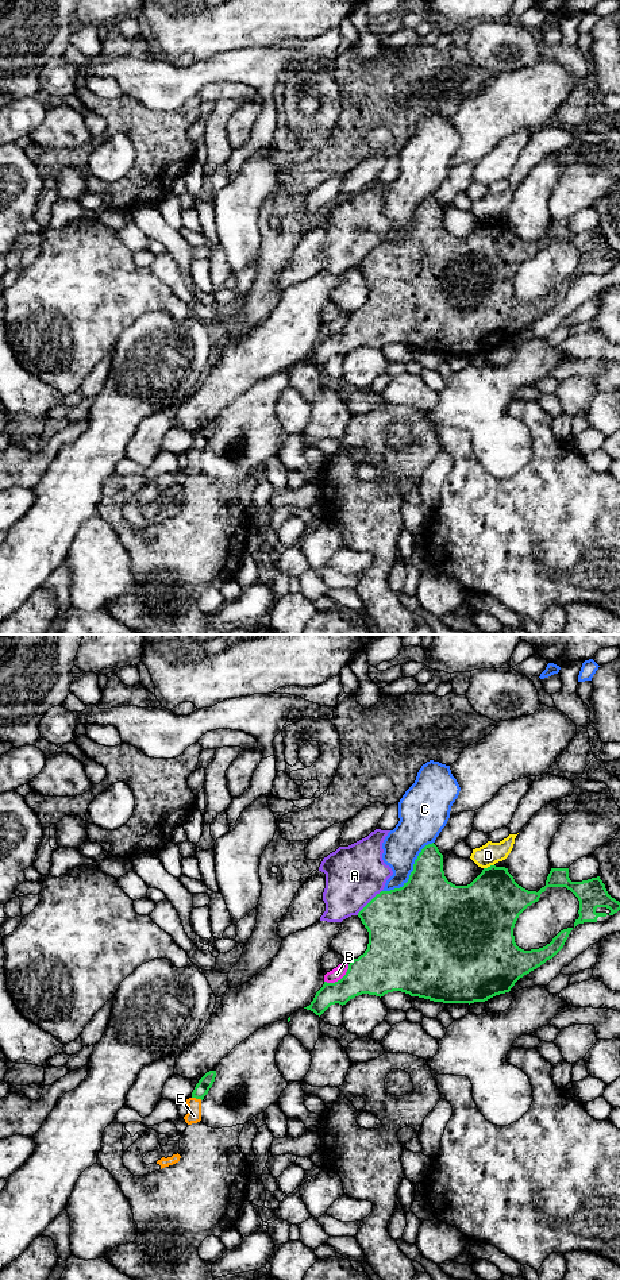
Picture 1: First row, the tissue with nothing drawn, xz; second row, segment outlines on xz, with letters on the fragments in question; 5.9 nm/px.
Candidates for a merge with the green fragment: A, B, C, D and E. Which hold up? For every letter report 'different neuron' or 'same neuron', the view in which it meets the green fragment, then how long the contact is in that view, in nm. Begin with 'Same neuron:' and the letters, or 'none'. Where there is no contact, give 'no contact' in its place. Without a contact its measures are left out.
Same neuron: E
A: different neuron; meets green in xz; contact 220 nm long
B: different neuron; meets green in xz; contact 190 nm long
C: different neuron; meets green in xz; contact 420 nm long
D: different neuron; meets green in xz; contact 70 nm long
E: same neuron; meets green in xz; contact 70 nm long

